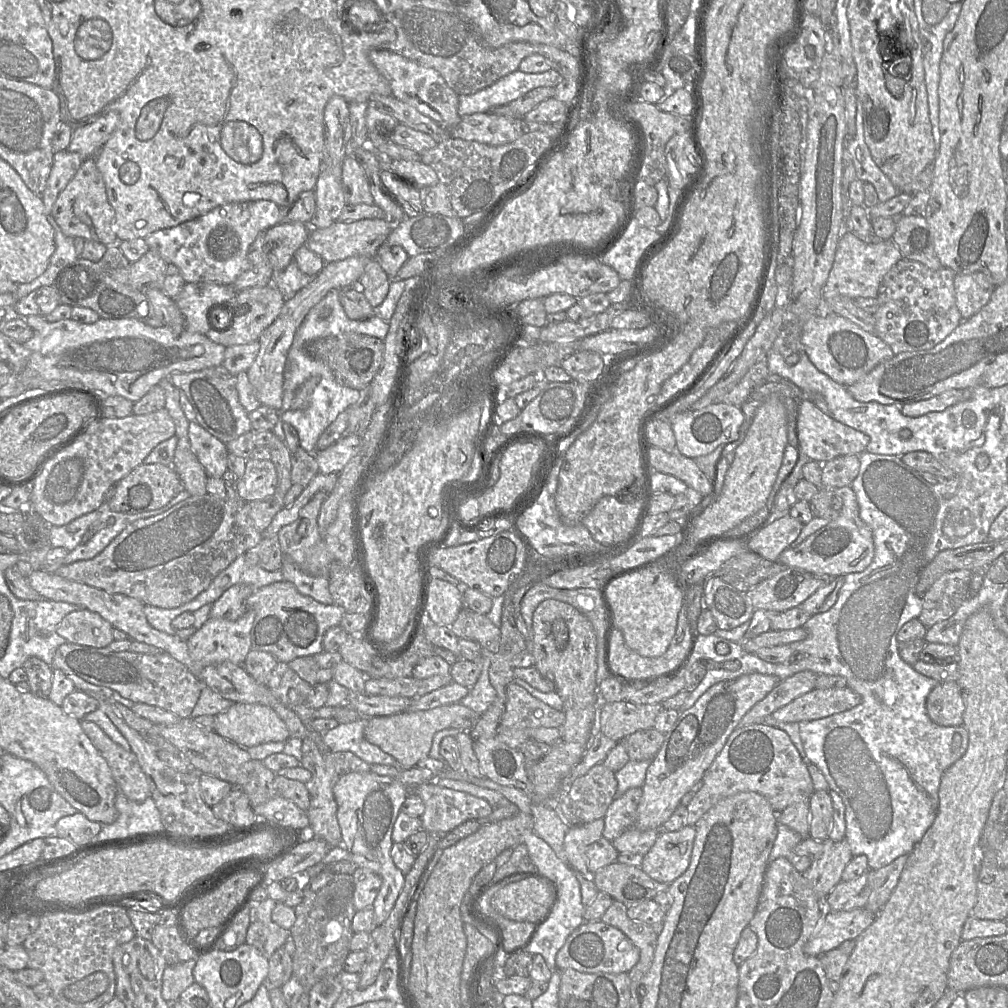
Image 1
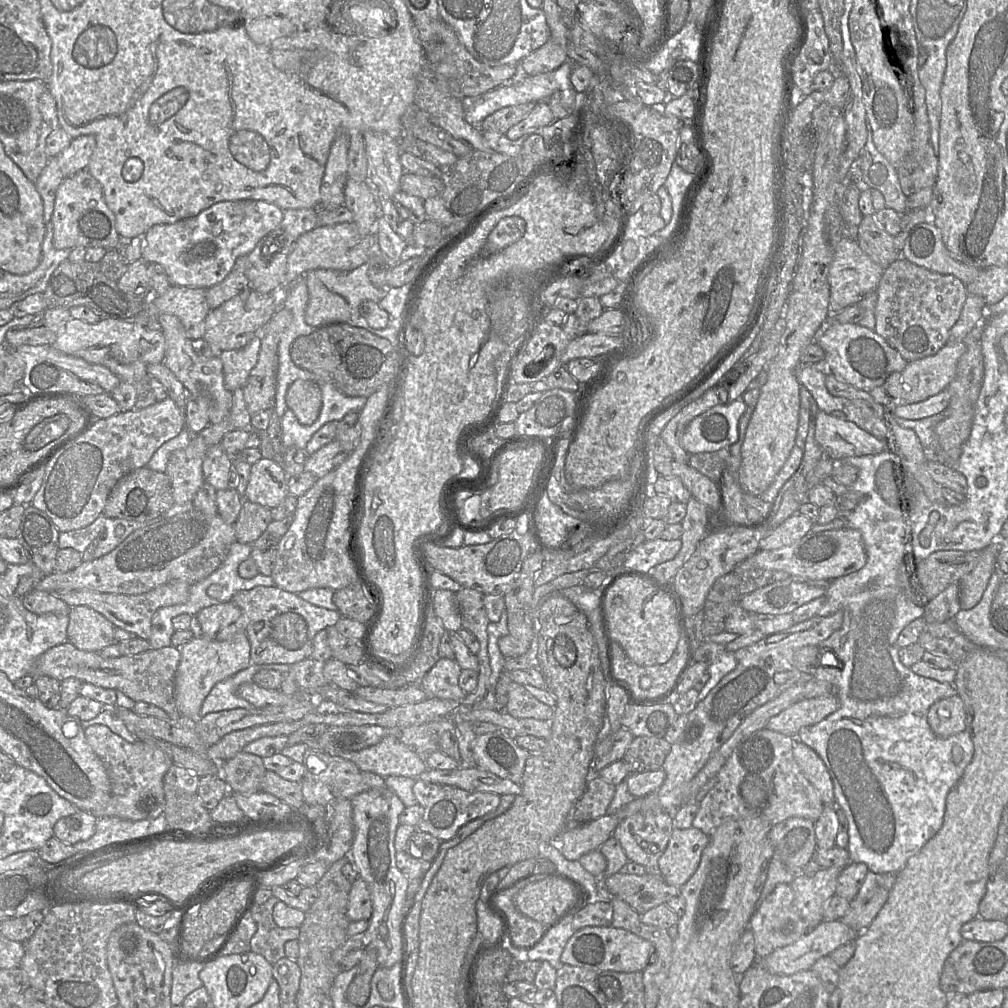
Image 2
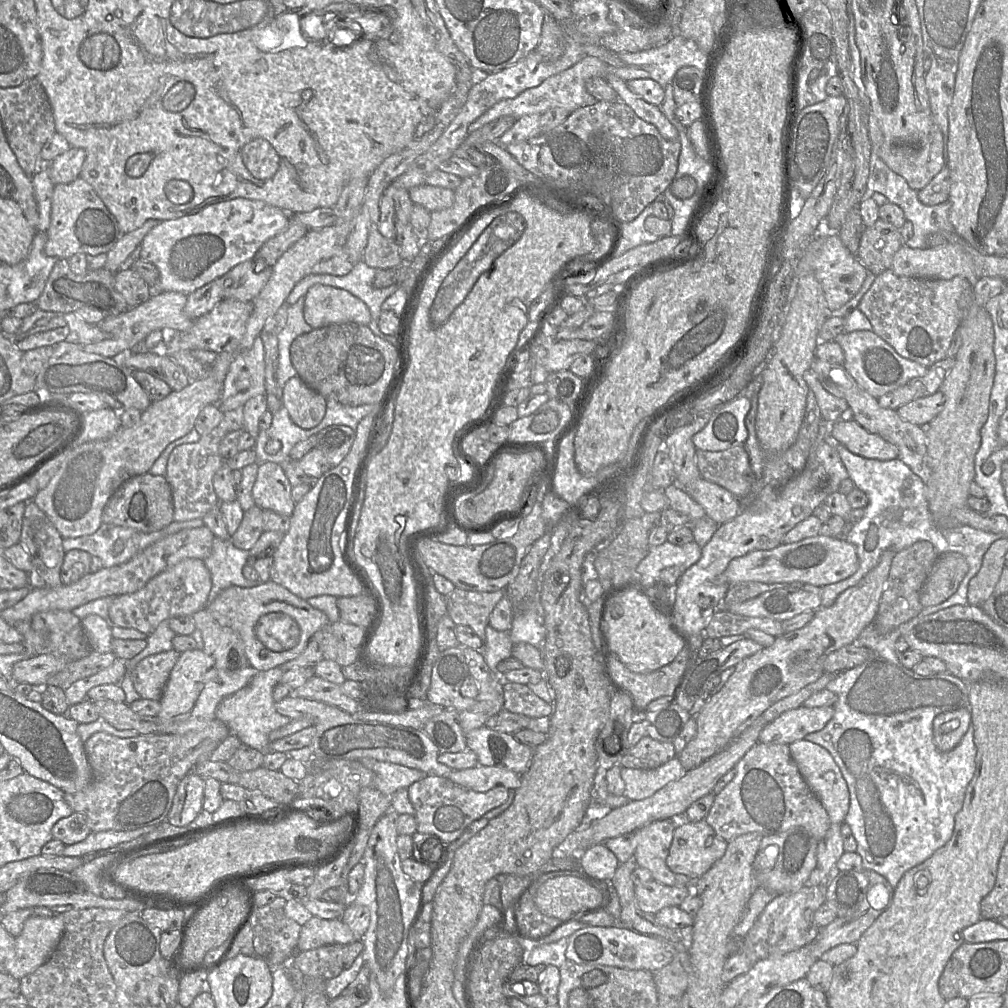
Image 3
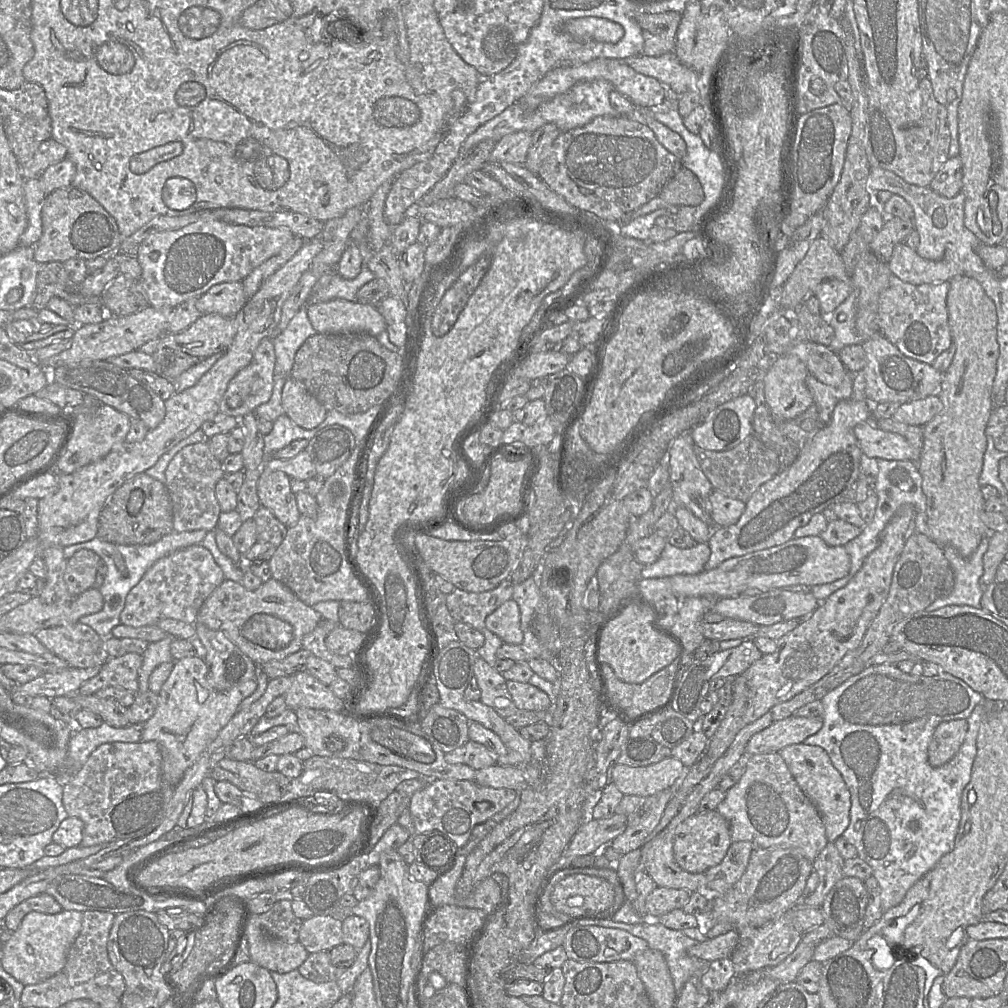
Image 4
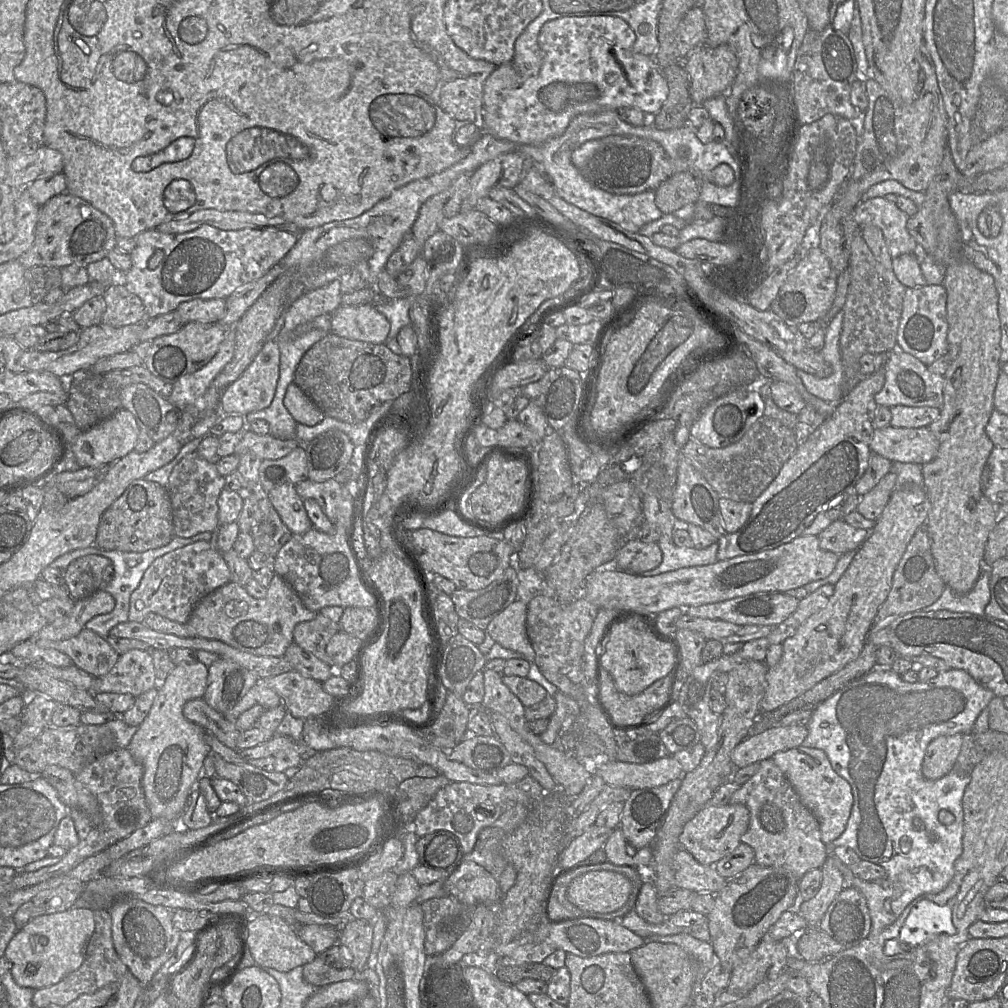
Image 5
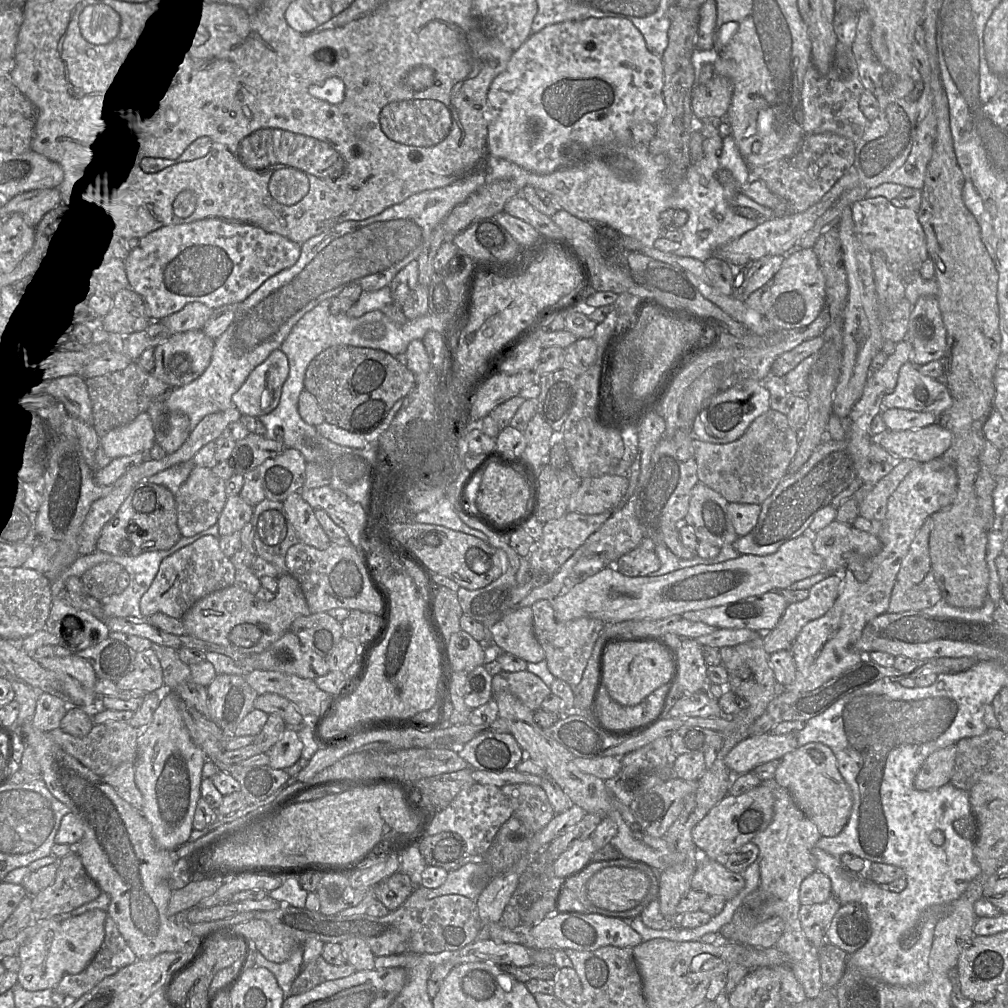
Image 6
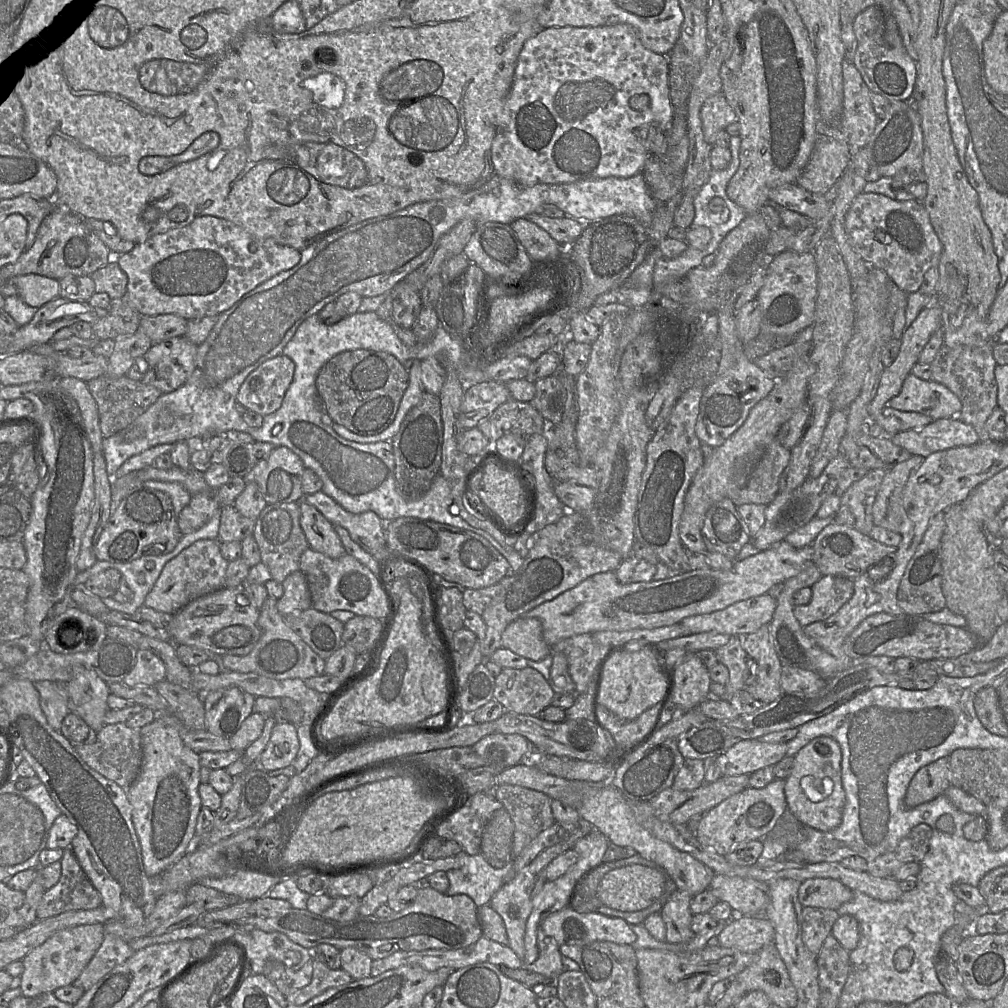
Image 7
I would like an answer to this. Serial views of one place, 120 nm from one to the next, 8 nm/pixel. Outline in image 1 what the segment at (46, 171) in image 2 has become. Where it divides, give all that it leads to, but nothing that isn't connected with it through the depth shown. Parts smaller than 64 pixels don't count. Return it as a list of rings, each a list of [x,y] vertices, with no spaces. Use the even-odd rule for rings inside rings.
[[[69,150],[54,153],[50,175],[41,195],[46,218],[50,216],[59,193],[74,177],[84,160],[80,154]]]

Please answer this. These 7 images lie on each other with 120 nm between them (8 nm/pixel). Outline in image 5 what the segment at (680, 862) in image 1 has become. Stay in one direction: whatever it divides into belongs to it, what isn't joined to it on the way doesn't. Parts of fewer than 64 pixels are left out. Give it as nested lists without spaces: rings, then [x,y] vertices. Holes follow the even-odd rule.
[[[743,804],[707,805],[684,826],[680,845],[699,863],[715,865],[742,843],[741,837],[747,832],[749,823],[750,812]]]

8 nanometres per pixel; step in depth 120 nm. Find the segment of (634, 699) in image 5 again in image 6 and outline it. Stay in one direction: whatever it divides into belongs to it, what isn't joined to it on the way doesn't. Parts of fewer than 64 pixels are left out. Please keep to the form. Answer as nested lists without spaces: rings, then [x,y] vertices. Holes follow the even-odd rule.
[[[603,685],[597,701],[601,721],[618,734],[635,731],[656,717],[661,693],[662,689],[659,687],[641,703],[635,706],[623,706],[611,698]]]

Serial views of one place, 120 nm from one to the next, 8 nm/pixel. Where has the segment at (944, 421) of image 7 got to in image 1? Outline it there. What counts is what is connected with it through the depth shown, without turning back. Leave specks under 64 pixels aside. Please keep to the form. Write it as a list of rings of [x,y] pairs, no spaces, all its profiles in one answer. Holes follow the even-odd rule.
[[[804,398],[798,408],[797,436],[799,447],[811,459],[826,463],[834,458],[846,455],[860,455],[865,452],[870,437],[858,430],[842,424],[823,413],[811,398]]]

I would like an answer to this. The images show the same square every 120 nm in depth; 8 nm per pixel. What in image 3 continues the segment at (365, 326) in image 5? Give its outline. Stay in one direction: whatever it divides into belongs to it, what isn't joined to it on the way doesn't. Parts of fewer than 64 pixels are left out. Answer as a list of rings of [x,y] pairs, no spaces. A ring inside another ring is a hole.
[[[313,285],[305,295],[304,319],[313,328],[342,323],[368,325],[368,306],[346,290],[327,285]]]

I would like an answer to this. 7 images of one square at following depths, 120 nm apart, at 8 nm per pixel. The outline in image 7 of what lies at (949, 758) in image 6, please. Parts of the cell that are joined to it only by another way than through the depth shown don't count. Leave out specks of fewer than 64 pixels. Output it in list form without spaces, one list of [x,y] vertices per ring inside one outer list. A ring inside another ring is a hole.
[[[942,757],[920,768],[910,781],[904,802],[914,808],[935,799],[950,786],[949,757]]]

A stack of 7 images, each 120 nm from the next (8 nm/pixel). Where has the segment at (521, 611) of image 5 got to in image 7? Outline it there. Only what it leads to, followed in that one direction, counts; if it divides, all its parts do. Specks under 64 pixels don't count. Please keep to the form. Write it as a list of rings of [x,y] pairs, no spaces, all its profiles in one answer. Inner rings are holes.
[[[519,617],[511,622],[502,633],[501,646],[533,661],[551,654],[551,648],[542,637],[542,623],[537,618]]]

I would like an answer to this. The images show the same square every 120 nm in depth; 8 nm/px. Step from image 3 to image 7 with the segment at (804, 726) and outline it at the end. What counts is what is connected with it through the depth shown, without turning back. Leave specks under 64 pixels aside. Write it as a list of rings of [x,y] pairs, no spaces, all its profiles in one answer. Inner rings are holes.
[[[741,739],[716,757],[722,776],[747,774],[772,767],[786,756],[786,743],[768,743],[760,739]]]

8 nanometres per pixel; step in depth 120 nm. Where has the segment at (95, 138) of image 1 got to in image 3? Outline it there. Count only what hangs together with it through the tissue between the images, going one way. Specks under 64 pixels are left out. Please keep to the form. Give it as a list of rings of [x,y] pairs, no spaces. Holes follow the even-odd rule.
[[[71,147],[49,164],[43,165],[46,165],[50,179],[56,186],[69,184],[79,178],[85,159],[86,152],[82,148]]]

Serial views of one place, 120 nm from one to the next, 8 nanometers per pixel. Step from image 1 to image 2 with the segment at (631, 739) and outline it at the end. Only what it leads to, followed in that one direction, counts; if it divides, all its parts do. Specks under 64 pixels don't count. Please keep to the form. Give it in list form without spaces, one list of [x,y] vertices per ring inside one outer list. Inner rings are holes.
[[[635,737],[622,761],[629,767],[629,774],[655,771],[662,768],[671,746],[664,738]]]

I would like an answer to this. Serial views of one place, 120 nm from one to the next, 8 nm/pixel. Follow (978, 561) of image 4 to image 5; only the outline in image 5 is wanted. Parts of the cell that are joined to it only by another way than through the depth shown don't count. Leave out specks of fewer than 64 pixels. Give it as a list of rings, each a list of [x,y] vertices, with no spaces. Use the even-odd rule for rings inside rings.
[[[989,568],[980,573],[974,587],[966,594],[955,593],[945,586],[941,596],[936,602],[922,609],[923,611],[949,610],[959,613],[972,613],[984,615],[985,607],[990,601]]]

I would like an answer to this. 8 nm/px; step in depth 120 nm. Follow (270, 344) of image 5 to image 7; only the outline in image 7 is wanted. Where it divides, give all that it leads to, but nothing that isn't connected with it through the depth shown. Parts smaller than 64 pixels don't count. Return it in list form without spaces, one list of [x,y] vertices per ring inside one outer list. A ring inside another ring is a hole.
[[[284,355],[265,361],[246,377],[237,402],[263,417],[276,412],[293,380],[294,370],[293,361]]]

